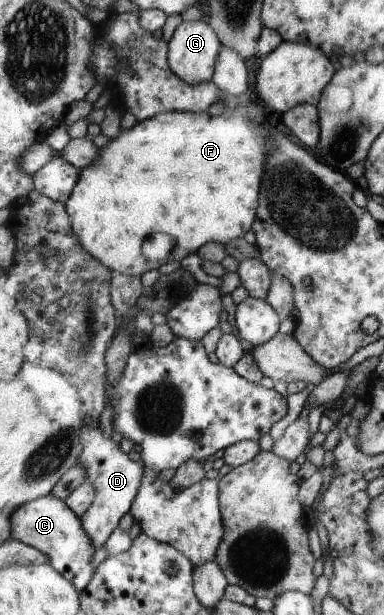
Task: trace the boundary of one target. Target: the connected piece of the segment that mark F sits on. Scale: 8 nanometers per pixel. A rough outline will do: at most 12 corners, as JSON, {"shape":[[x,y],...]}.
{"shape":[[259,109],[163,112],[102,148],[66,202],[114,273],[228,244],[258,216]]}

